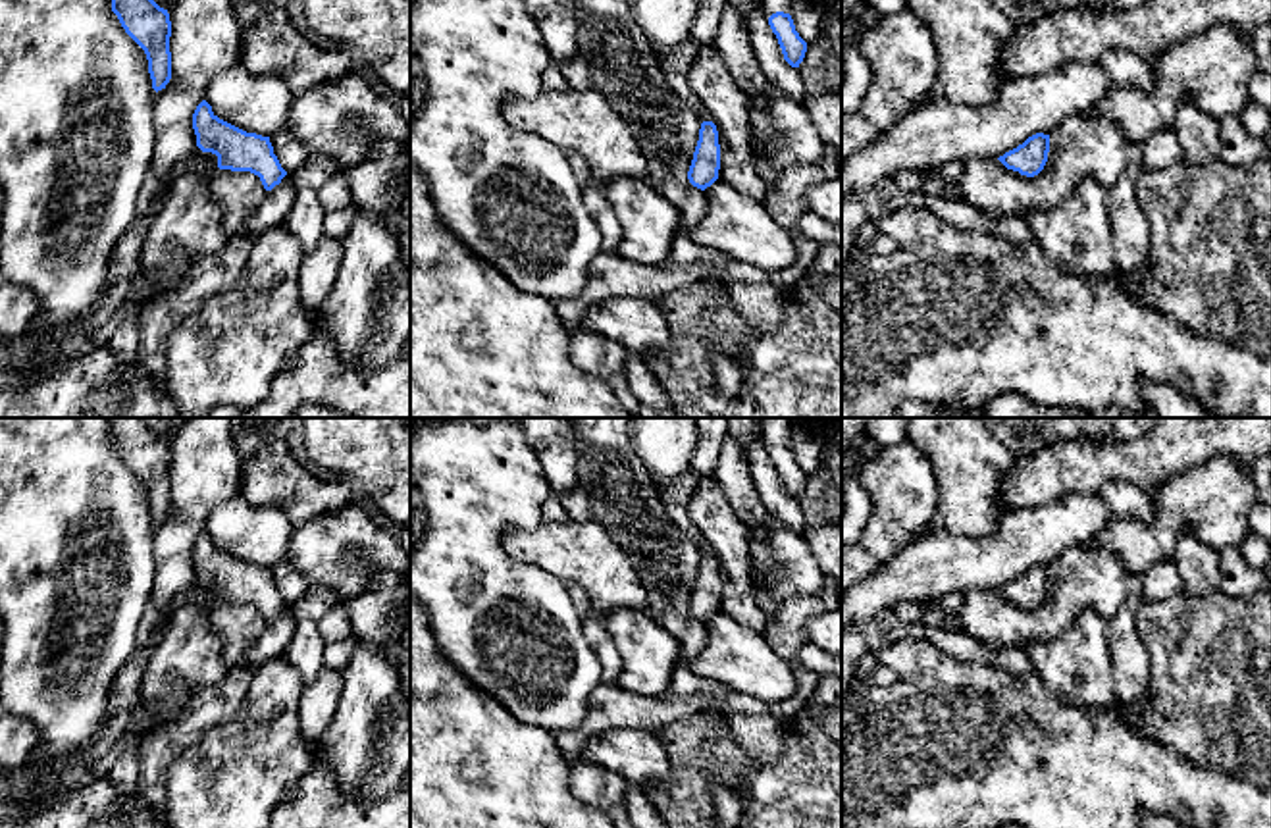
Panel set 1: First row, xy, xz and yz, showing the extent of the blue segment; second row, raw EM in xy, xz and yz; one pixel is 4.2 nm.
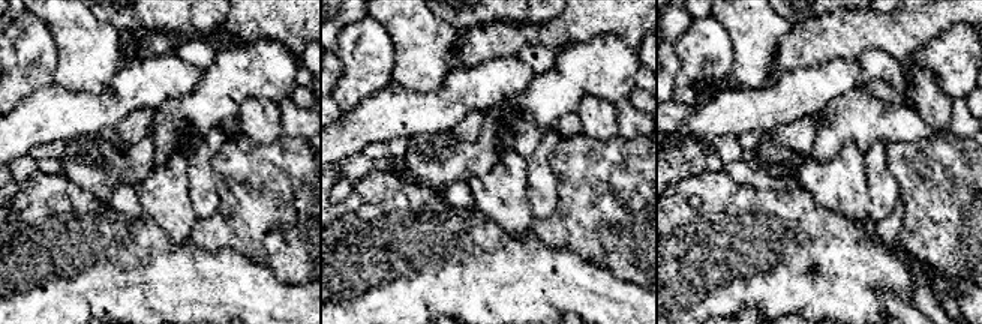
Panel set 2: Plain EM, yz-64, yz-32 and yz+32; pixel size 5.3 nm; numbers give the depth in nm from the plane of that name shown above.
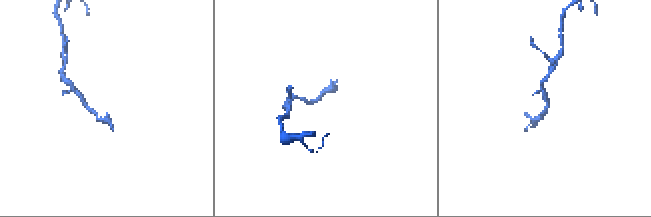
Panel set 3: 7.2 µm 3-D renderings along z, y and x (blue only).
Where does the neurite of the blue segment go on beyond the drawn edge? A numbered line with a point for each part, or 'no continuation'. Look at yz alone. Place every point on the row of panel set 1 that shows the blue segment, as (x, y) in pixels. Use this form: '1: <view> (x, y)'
no continuation

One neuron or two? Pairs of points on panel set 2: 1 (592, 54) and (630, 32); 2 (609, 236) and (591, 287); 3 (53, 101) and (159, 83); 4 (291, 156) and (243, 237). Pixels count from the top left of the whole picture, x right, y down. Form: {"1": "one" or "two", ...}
{"1": "two", "2": "two", "3": "one", "4": "one"}

